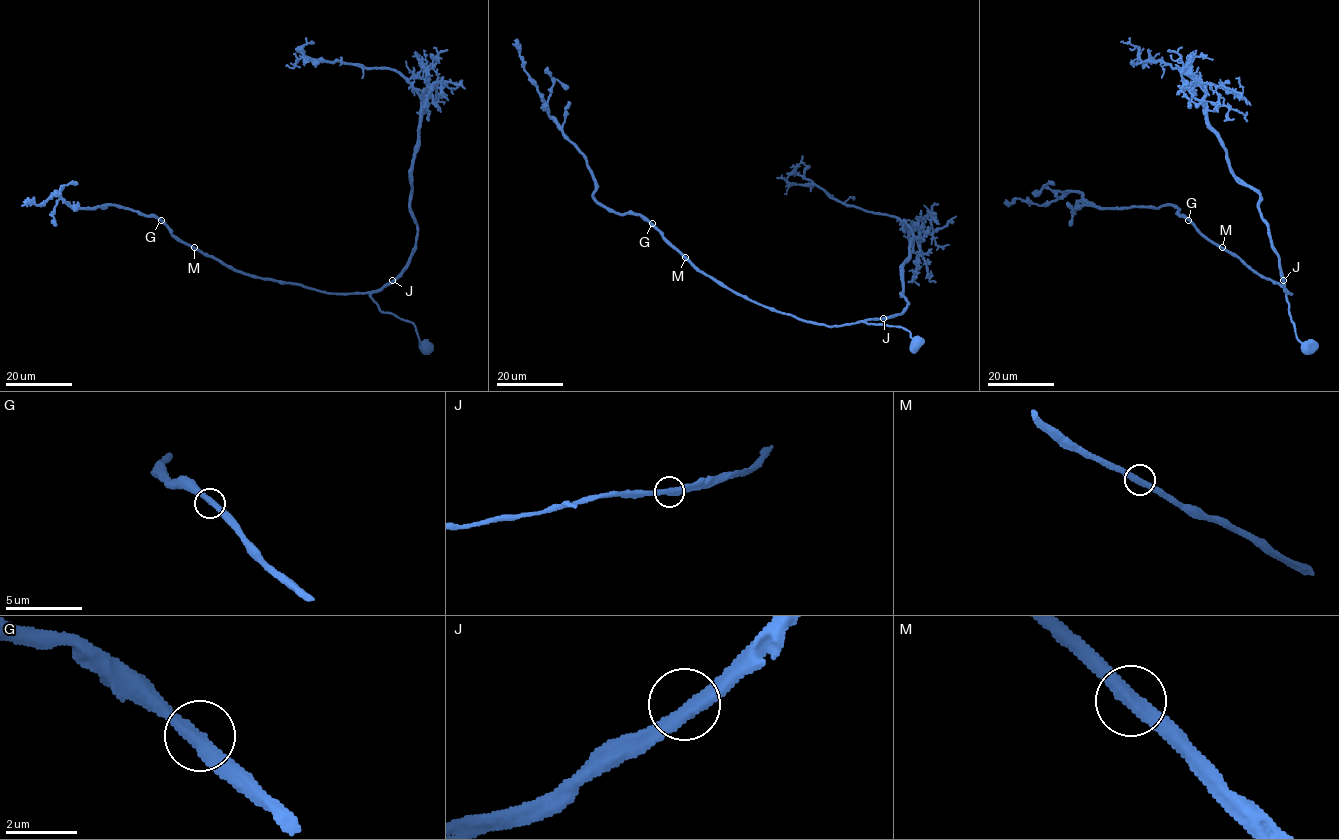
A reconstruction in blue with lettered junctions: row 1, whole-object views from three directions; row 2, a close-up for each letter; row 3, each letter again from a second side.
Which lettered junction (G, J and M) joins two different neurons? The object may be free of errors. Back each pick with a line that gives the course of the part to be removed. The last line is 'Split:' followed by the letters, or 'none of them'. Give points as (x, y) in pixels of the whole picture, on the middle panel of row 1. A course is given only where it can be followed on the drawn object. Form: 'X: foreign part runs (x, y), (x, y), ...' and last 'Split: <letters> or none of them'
Split: none of them

